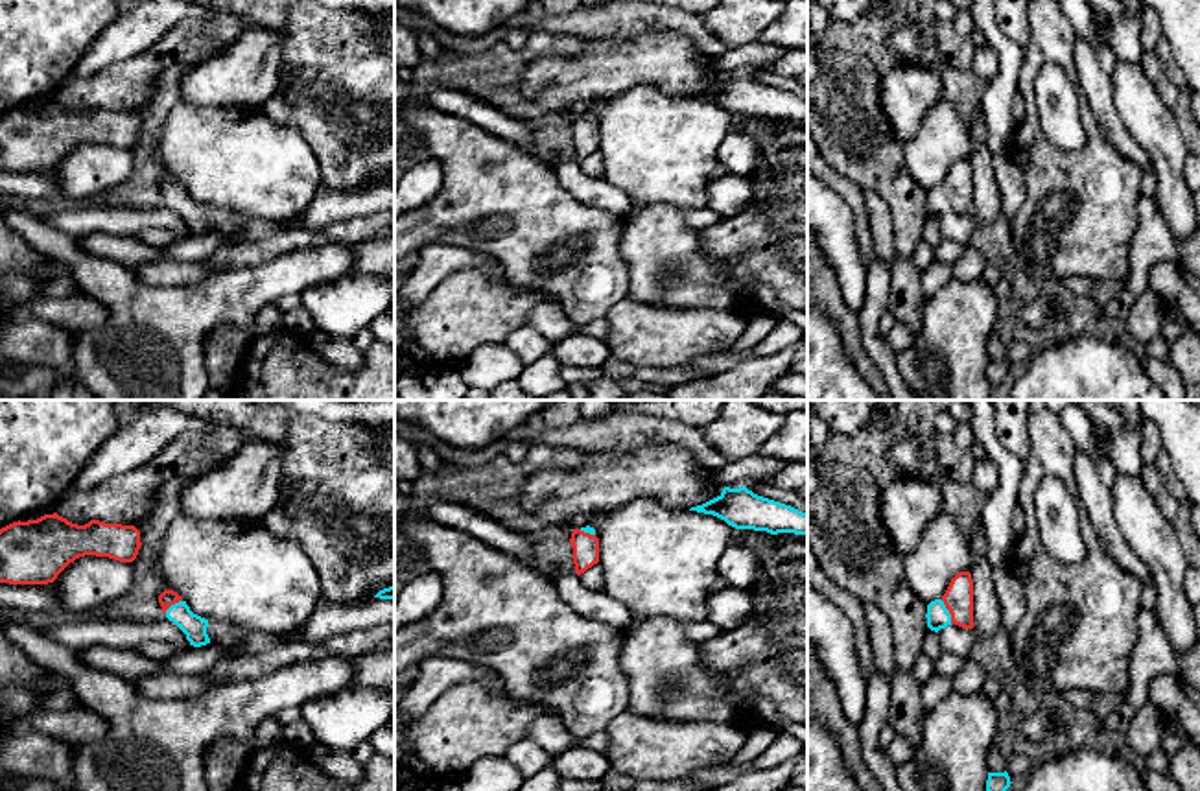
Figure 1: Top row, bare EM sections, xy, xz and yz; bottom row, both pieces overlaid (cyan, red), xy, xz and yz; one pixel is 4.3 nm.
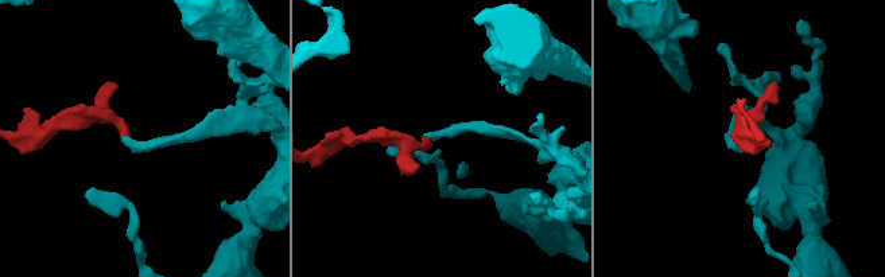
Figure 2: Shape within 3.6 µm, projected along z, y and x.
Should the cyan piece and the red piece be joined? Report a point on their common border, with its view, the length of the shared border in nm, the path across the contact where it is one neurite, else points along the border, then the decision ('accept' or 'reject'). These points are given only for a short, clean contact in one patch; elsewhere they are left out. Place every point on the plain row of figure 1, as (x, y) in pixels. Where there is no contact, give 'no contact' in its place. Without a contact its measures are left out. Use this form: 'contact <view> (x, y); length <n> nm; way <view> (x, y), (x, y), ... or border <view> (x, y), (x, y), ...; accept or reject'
contact yz (948, 198); length 120 nm; way yz (939, 203), (948, 198), (959, 183); accept

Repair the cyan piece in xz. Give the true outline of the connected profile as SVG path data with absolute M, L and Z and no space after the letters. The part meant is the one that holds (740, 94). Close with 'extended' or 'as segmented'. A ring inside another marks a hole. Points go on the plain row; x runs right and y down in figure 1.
M724 74L717 85L691 94L689 98L713 101L735 116L767 118L771 122L807 122L806 100L791 92L758 83L747 74Z; as segmented

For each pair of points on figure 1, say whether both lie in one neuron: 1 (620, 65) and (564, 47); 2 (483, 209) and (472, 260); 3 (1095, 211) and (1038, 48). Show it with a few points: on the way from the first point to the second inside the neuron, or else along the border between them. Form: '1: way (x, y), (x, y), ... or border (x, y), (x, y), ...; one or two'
1: border (583, 41), (579, 52), (542, 54), (537, 59); two
2: border (432, 242), (450, 242), (487, 253), (507, 281); two
3: way (1057, 170), (1031, 141), (1029, 89); one

